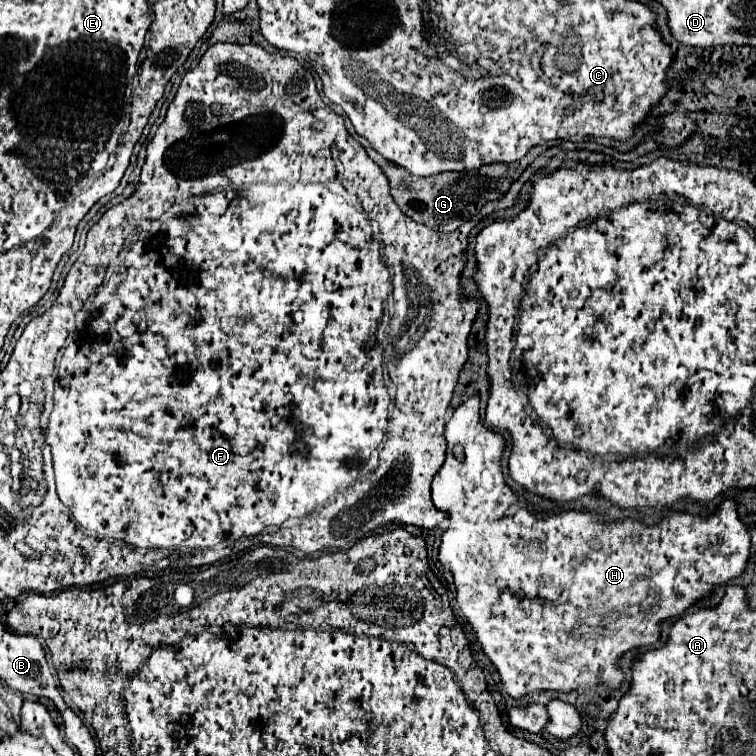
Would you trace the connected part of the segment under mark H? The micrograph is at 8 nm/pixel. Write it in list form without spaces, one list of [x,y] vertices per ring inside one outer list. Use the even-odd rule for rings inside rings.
[[[479,396],[469,398],[467,402],[463,402],[453,412],[449,422],[445,424],[445,438],[447,438],[447,460],[441,466],[441,470],[437,472],[437,476],[433,478],[433,484],[431,484],[433,504],[439,510],[445,510],[451,516],[451,524],[445,530],[443,538],[441,538],[439,562],[447,564],[449,570],[453,572],[455,586],[457,586],[459,608],[461,608],[463,616],[469,620],[469,624],[473,626],[475,636],[477,636],[483,652],[493,662],[493,666],[497,668],[497,672],[501,676],[503,690],[513,698],[521,698],[525,694],[541,692],[541,690],[561,690],[561,692],[583,690],[585,686],[593,686],[597,682],[605,682],[605,684],[617,688],[623,682],[623,674],[617,668],[617,658],[623,652],[655,644],[659,640],[659,624],[657,624],[659,620],[679,616],[693,602],[709,596],[709,592],[717,584],[725,584],[731,578],[737,578],[745,570],[745,562],[749,558],[749,534],[747,534],[745,526],[741,524],[741,520],[737,516],[737,504],[731,502],[731,500],[721,502],[719,512],[715,516],[703,518],[703,516],[689,516],[689,514],[671,512],[667,518],[663,518],[653,528],[649,528],[645,524],[639,524],[639,522],[633,522],[633,520],[603,524],[597,514],[577,512],[577,510],[563,512],[563,514],[557,514],[557,516],[539,516],[539,514],[531,512],[527,506],[523,506],[519,502],[517,494],[505,484],[505,480],[501,476],[501,464],[499,464],[501,452],[505,448],[505,440],[499,434],[491,432],[489,428],[485,428],[481,424],[481,420],[479,420]],[[455,444],[459,444],[463,448],[463,454],[465,454],[463,460],[459,460],[453,454],[451,448],[455,448]]]

